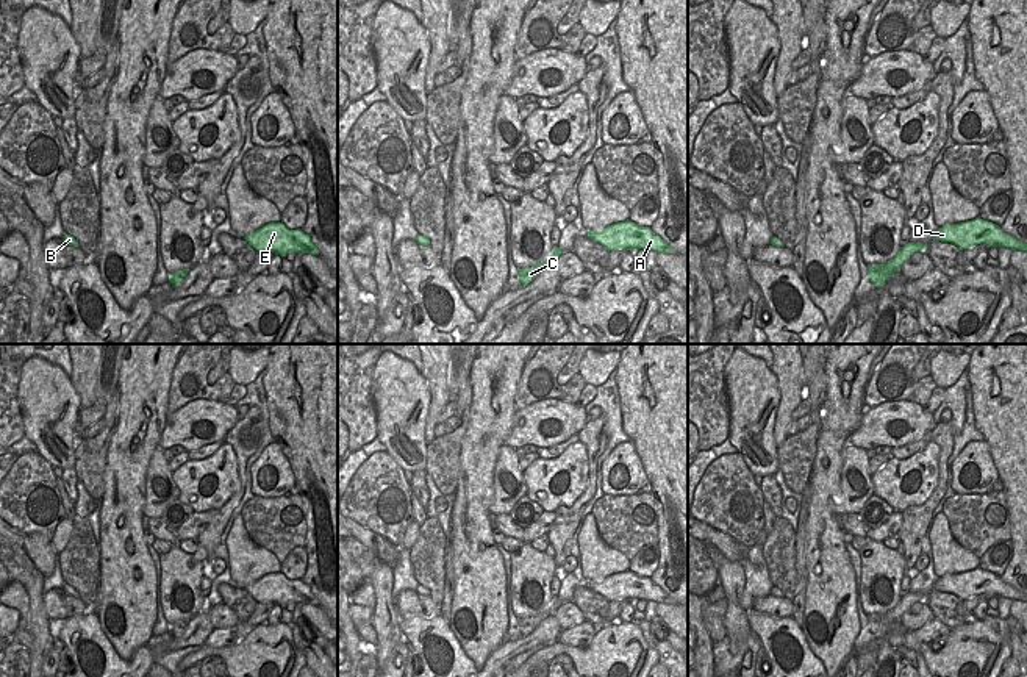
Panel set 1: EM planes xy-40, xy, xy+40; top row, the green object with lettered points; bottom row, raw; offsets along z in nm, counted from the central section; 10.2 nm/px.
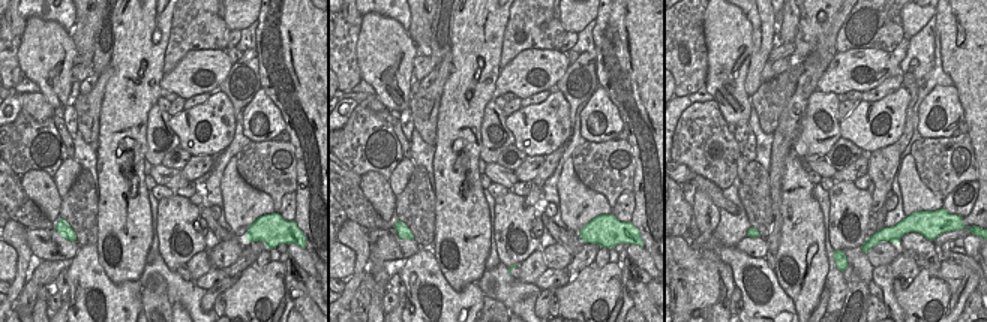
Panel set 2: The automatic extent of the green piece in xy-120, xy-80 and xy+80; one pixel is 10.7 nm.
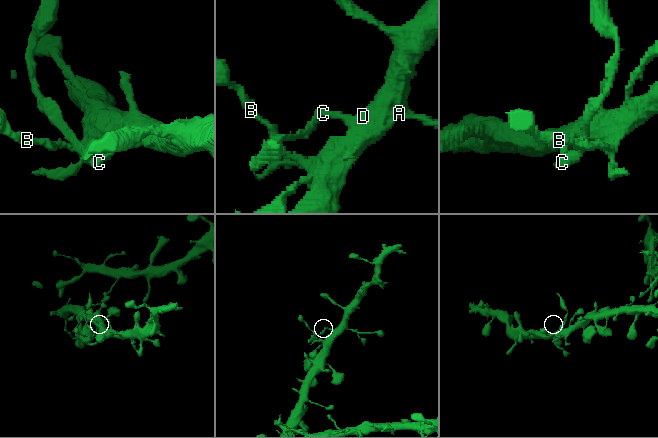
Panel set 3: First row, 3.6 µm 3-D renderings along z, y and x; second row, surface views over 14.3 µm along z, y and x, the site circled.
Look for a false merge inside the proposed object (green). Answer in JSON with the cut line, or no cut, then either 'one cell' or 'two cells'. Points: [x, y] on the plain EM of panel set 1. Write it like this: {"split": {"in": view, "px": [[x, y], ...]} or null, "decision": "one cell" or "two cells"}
{"split": {"in": "xy+40", "px": [[883, 615], [899, 621]]}, "decision": "two cells"}

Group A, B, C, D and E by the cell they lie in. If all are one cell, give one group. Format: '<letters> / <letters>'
A B D E / C

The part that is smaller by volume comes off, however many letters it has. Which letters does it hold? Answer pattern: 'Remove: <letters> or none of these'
Remove: C

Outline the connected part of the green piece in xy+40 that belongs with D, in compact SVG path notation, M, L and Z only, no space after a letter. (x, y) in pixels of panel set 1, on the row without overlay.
M980 568L958 574L944 574L935 582L932 589L950 593L960 600L966 600L977 594L988 594L993 597L1027 602L1027 594L1004 583L999 575Z

